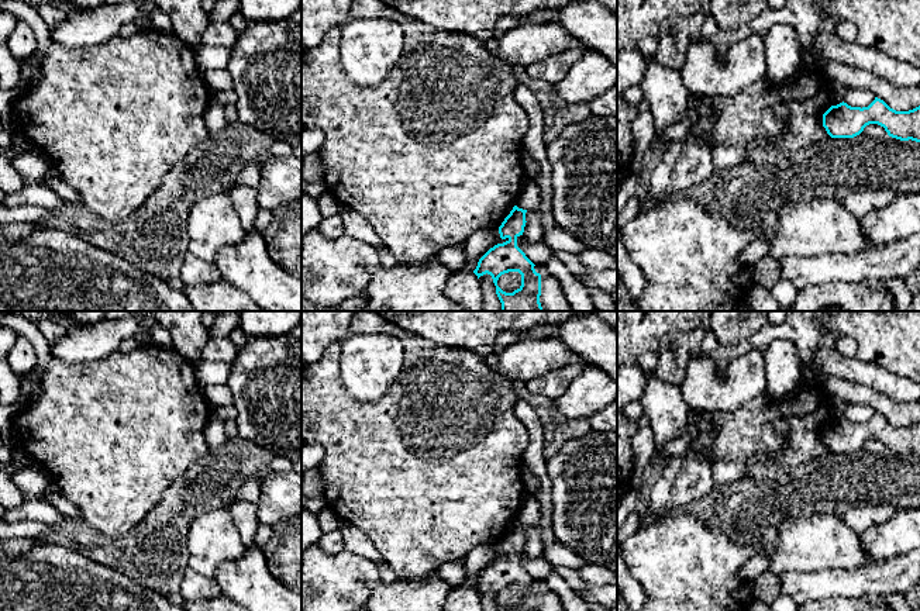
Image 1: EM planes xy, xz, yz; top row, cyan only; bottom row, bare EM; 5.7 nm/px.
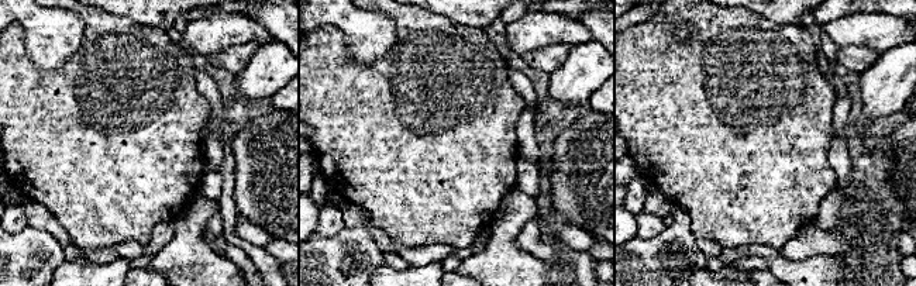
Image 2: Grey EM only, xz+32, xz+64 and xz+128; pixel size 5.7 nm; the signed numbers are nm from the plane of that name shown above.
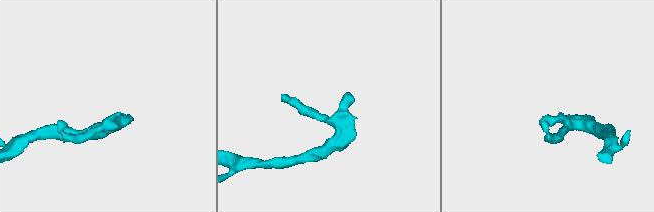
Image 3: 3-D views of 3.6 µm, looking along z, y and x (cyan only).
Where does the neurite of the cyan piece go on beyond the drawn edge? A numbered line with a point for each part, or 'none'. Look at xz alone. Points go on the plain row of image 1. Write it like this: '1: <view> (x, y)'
1: xz (550, 601)

